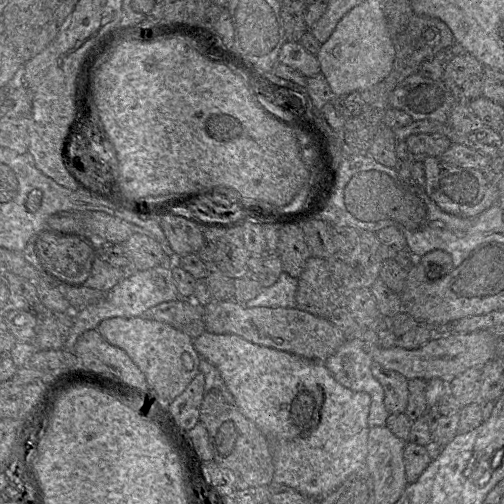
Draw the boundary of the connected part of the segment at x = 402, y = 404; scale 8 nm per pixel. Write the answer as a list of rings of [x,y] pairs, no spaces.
[[[374,361],[371,365],[371,371],[383,387],[384,404],[389,414],[404,413],[409,399],[409,380]]]

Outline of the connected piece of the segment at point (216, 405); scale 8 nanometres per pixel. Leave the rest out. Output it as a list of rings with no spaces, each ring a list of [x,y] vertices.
[[[210,389],[205,392],[200,405],[199,421],[208,431],[213,460],[233,473],[237,490],[268,486],[273,482],[274,464],[266,437],[235,404],[225,400],[220,390]]]

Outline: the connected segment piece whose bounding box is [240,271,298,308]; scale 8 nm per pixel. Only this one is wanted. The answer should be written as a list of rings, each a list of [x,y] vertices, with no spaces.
[[[282,272],[276,283],[270,287],[262,287],[259,294],[246,303],[240,303],[246,308],[297,308],[296,292],[298,279]]]

